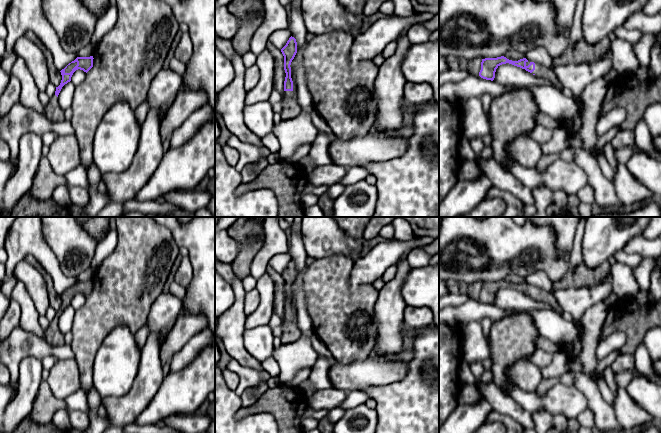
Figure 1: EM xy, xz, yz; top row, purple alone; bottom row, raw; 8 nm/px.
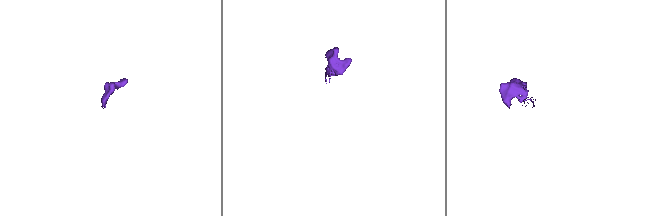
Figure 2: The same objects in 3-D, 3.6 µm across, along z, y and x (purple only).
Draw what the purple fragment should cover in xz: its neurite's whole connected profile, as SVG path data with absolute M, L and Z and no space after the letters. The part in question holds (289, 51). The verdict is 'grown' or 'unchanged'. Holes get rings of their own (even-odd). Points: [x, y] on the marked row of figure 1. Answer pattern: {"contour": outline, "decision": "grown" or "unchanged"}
{"contour": "M290 37L286 45L281 49L284 56L284 70L286 73L284 81L284 93L282 95L282 119L293 119L301 113L301 106L298 96L293 91L293 81L291 78L291 62L297 53L297 42L294 37Z", "decision": "grown"}

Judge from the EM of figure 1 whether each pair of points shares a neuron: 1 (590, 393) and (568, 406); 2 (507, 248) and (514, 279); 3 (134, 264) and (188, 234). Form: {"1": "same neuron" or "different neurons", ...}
{"1": "different neurons", "2": "different neurons", "3": "different neurons"}

